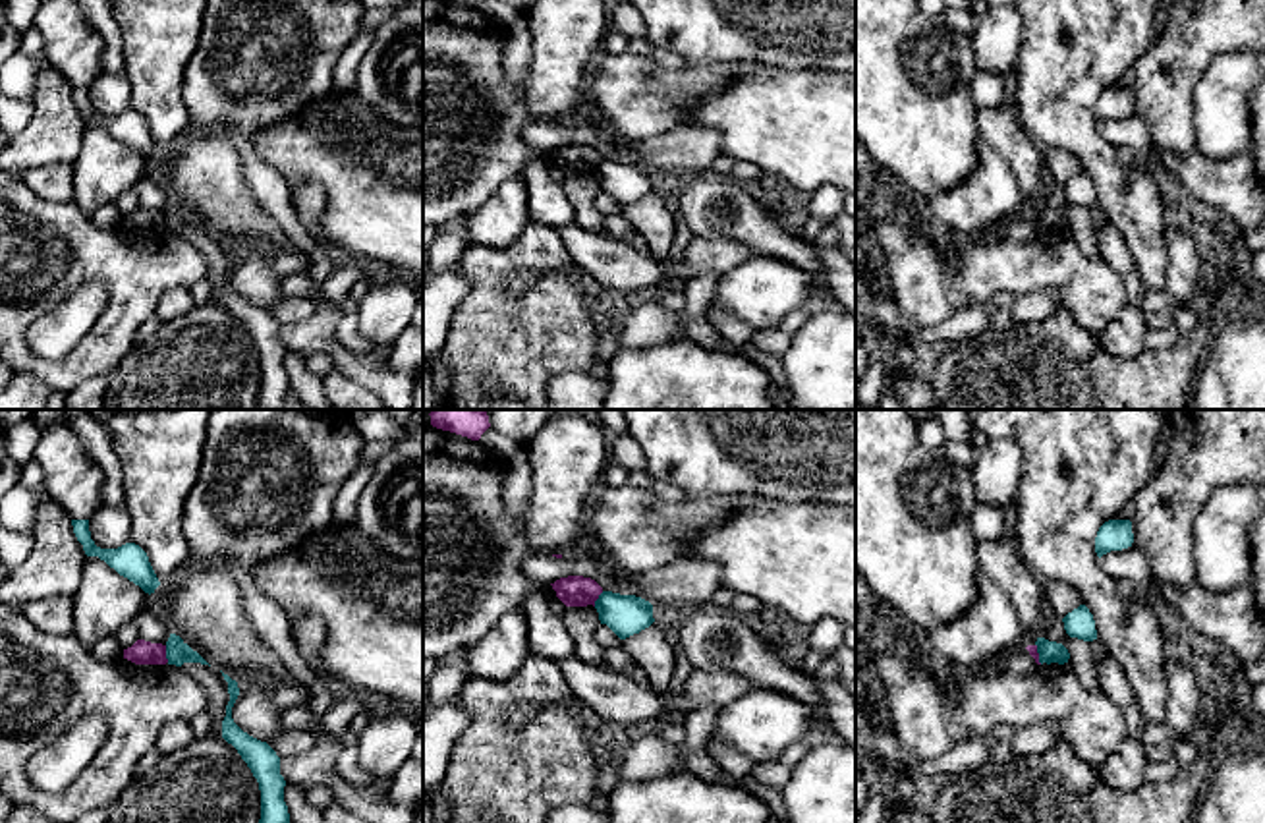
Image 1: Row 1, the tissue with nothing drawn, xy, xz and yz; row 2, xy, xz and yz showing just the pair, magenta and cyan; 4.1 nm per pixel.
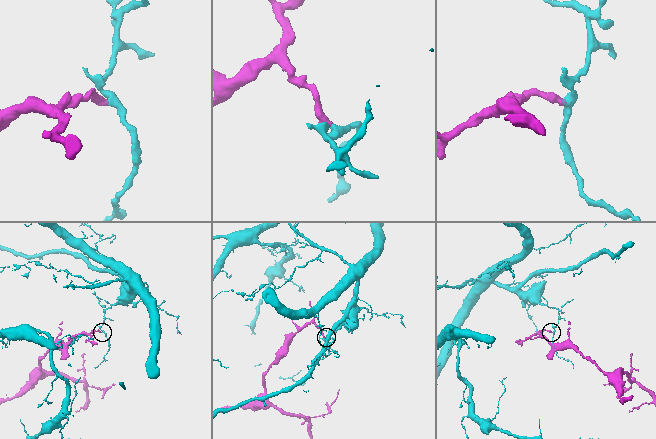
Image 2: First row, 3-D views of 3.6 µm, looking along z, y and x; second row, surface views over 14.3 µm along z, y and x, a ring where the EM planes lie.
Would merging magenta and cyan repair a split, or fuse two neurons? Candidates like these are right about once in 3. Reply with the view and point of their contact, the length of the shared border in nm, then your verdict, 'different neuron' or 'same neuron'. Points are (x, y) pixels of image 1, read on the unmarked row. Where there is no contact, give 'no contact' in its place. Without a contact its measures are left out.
contact xy (165, 221); length 70 nm; different neuron

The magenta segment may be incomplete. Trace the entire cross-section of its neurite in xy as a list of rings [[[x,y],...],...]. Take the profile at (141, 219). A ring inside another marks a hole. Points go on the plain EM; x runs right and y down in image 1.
[[[137,207],[131,214],[124,216],[124,226],[135,232],[166,232],[166,213]]]

